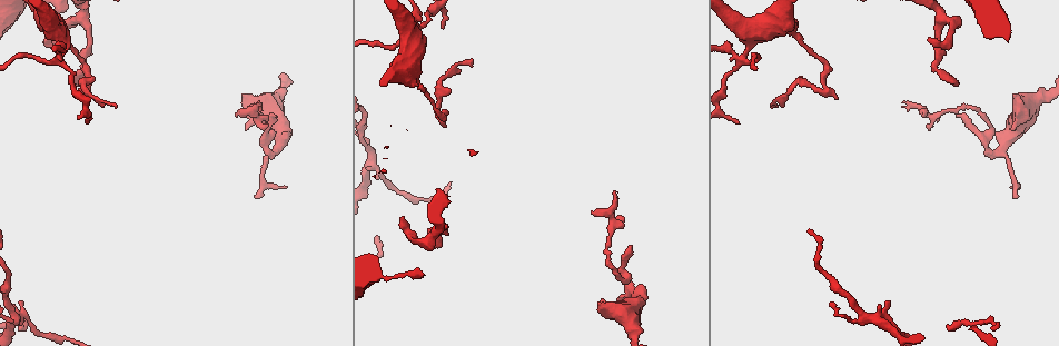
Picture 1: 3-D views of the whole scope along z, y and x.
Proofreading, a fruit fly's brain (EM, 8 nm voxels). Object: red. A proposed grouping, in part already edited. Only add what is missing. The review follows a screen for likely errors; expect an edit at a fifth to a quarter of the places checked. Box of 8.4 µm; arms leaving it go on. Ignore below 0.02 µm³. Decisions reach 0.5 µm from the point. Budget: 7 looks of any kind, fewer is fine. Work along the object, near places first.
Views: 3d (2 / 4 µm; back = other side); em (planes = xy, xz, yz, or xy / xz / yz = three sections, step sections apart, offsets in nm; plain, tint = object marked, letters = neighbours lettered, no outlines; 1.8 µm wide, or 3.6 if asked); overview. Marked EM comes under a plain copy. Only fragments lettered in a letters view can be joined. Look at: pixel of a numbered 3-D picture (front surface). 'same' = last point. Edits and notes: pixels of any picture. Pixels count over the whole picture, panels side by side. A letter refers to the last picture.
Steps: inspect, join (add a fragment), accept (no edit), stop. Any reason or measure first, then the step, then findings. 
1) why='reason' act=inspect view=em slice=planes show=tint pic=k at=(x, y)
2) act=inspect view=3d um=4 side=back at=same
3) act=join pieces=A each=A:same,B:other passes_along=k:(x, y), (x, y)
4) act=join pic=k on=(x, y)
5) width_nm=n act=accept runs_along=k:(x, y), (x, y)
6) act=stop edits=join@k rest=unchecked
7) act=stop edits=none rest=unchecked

why='free end' act=inspect view=em slice=xz step=4 show=letters pic=1 at=(88, 121)

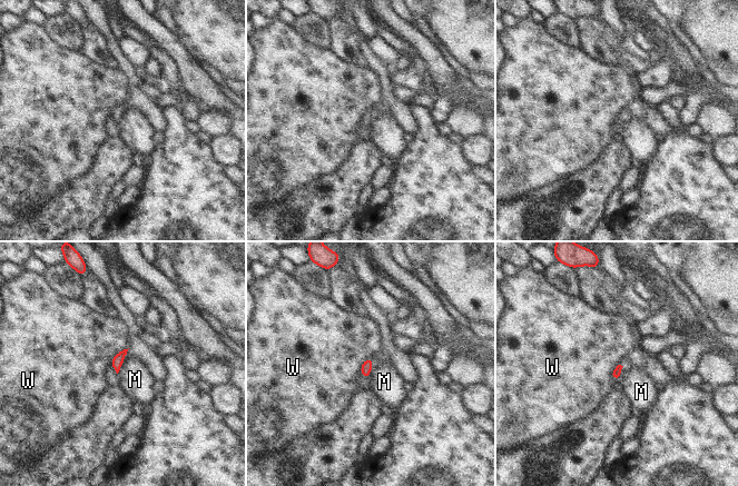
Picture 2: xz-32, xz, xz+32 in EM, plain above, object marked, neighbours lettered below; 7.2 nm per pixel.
act=inspect view=em slice=yz step=16 show=letters at=same

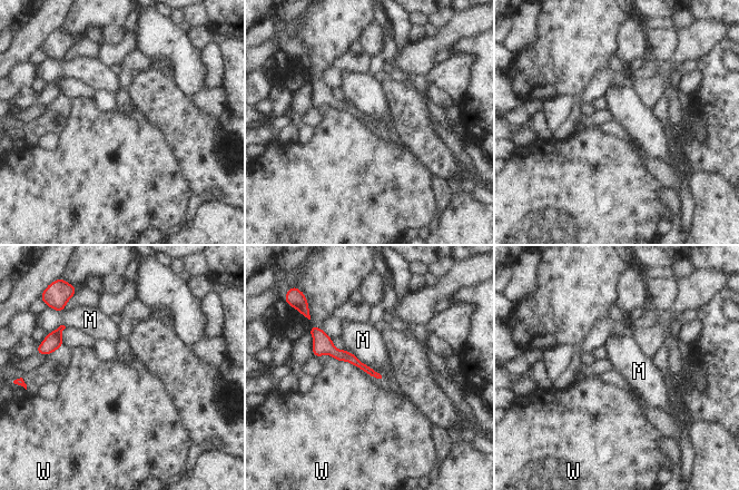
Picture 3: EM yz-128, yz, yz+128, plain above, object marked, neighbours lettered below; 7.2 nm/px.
act=accept each=M:other,W:other border=3:(353, 352), (382, 378) found='no lettered fragment goes on from it'

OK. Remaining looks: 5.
why='abrupt turn' act=inspect view=3d um=2 pic=1 at=(824, 91)

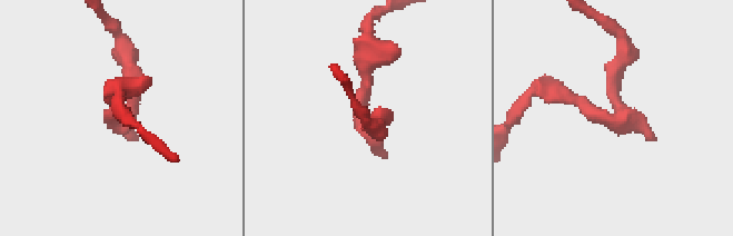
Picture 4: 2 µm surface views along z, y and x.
act=inspect view=em um=3.6 slice=xy step=4 show=tint pic=4 at=(616, 119)

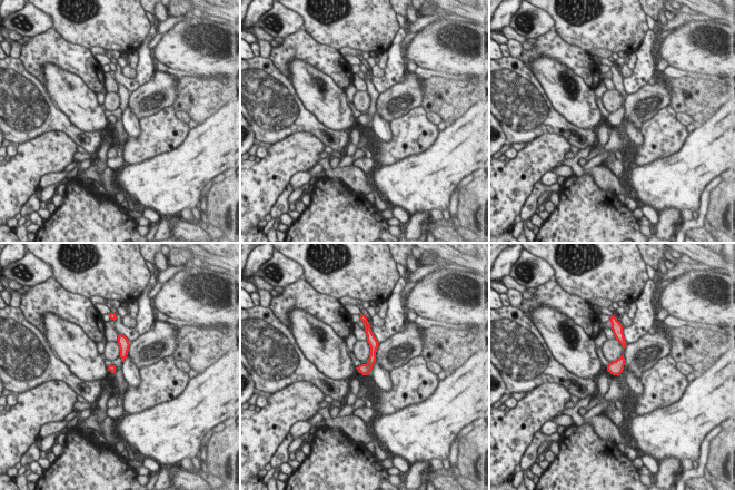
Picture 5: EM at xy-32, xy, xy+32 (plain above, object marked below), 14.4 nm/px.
act=inspect view=em um=3.6 slice=yz step=4 show=letters at=same

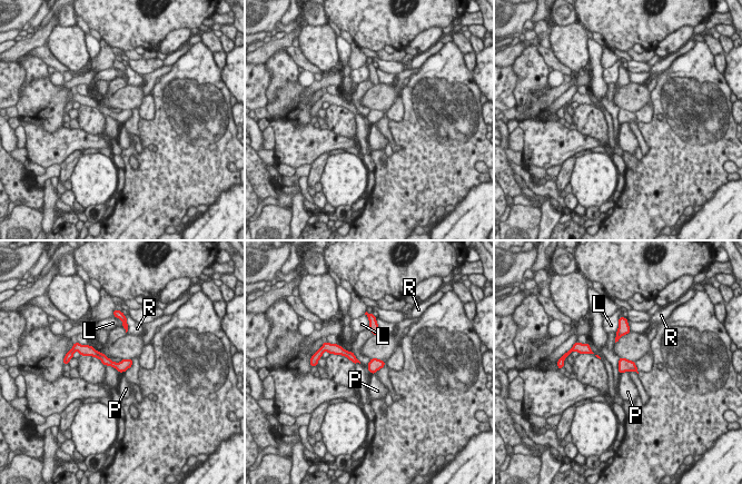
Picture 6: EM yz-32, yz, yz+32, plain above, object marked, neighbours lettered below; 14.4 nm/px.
width_nm=160 act=accept each=L:other,P:other,R:other border=6:(629, 372), (620, 374) found='no lettered fragment goes on from it'

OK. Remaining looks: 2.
why='branch stops here' act=inspect view=em slice=xy step=4 show=tint pic=1 at=(402, 219)

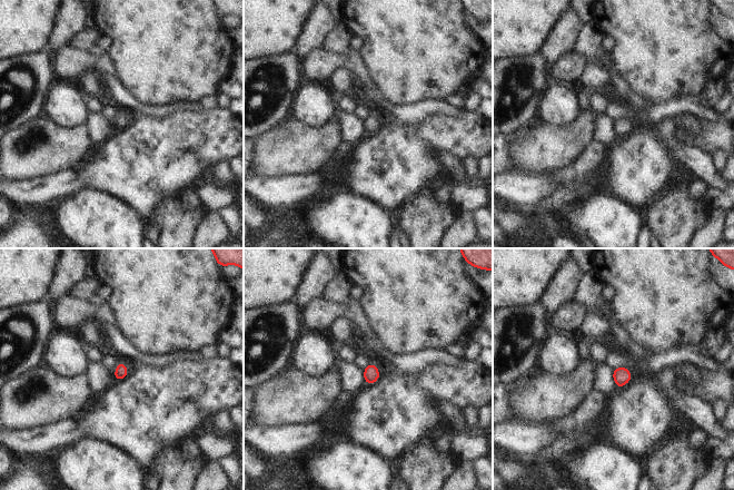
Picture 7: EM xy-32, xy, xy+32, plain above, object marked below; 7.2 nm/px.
act=inspect view=em slice=yz step=8 show=letters at=same

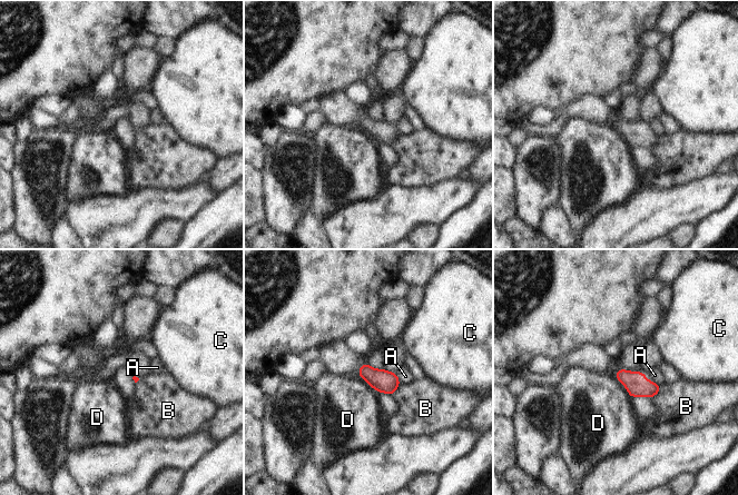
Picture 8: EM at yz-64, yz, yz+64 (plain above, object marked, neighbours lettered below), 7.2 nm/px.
act=accept each=A:other,B:other,C:other,D:other border=8:(614, 375), (630, 398) found='none of them fits'

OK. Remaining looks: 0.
act=stop edits=none rest=unchecked

